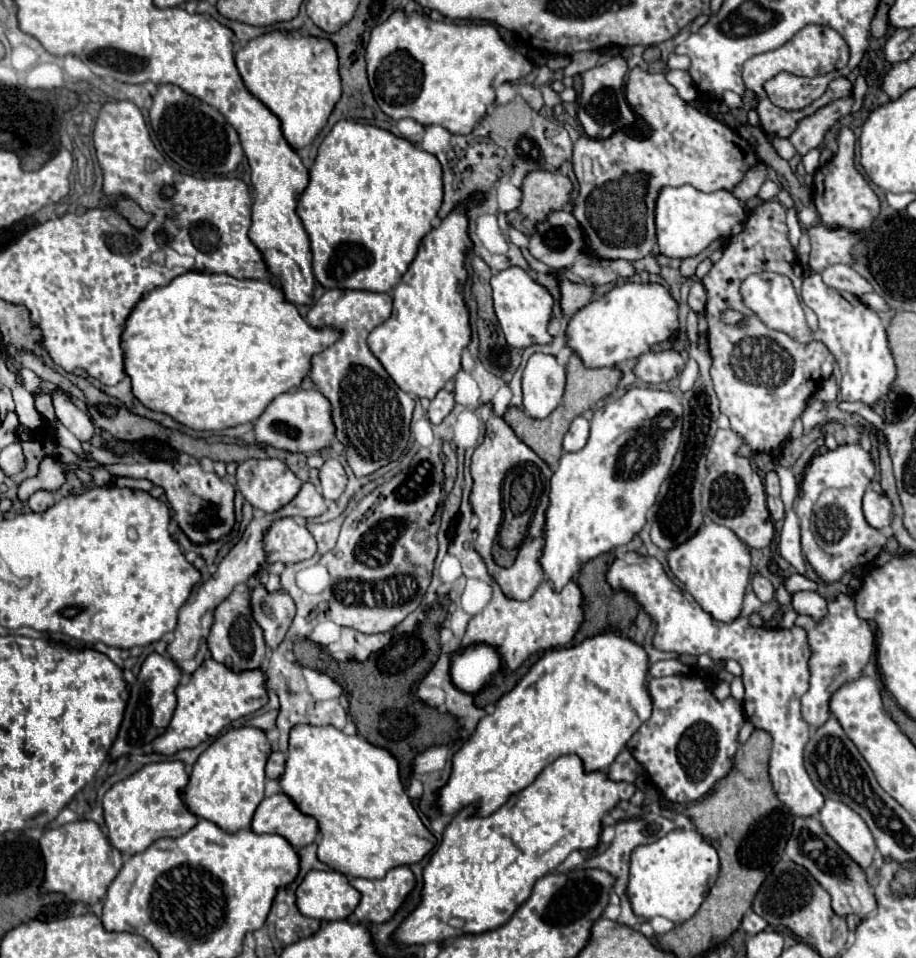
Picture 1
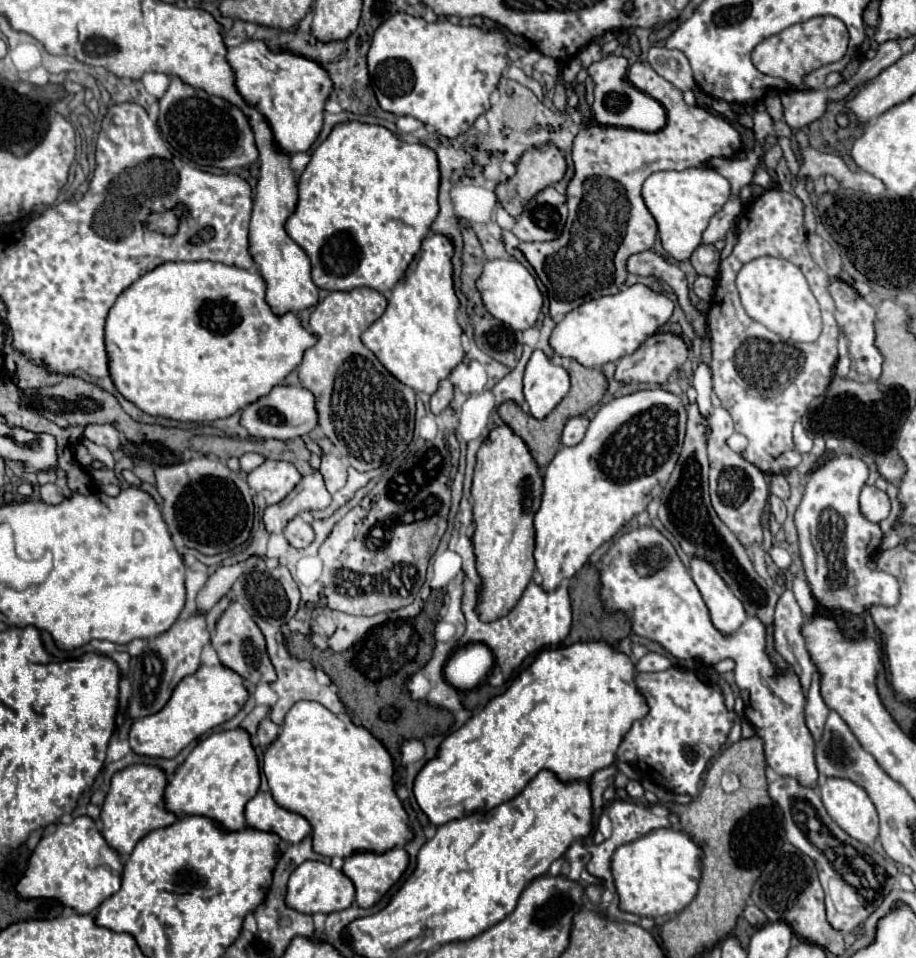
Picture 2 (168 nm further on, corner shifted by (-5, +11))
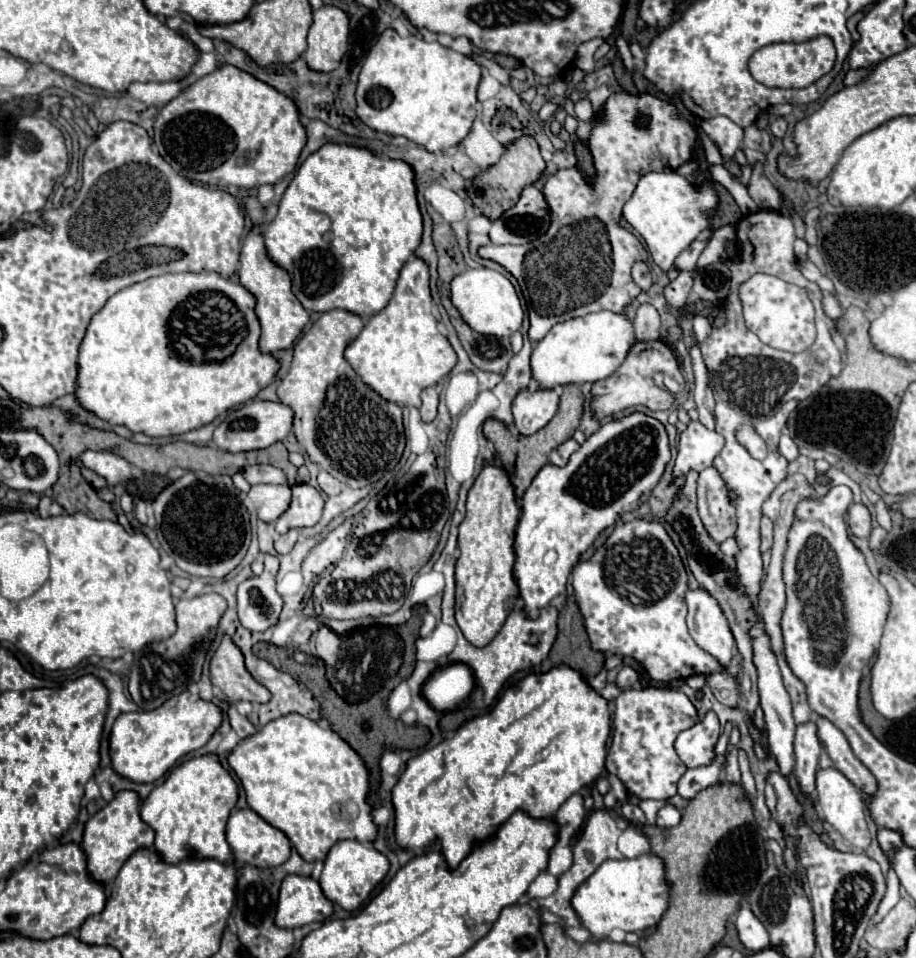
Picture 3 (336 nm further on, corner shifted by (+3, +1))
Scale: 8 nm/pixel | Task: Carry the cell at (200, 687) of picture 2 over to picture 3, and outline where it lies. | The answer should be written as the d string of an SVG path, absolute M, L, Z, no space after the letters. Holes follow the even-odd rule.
M182 692L160 708L150 712L134 712L118 716L112 732L110 732L110 758L112 768L122 778L130 778L132 782L146 784L162 778L182 756L192 750L202 748L210 736L218 730L222 720L220 710L212 702L196 700L190 702L188 692Z

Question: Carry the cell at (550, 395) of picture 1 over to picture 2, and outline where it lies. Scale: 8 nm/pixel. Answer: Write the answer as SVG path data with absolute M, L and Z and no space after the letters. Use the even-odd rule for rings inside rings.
M534 350L524 372L524 396L534 418L548 416L568 394L570 374L554 364L542 350Z

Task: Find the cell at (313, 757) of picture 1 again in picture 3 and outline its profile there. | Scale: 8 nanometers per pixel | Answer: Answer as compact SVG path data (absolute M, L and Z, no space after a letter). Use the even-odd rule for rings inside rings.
M286 714L240 740L228 754L228 764L244 786L248 806L284 832L304 860L324 860L338 840L368 844L376 838L368 804L368 770L332 728L322 728L300 714Z

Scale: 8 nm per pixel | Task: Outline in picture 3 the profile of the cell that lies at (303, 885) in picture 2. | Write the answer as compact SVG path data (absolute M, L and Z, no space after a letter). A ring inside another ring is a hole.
M286 876L280 888L276 926L298 928L318 924L330 918L332 902L322 894L322 888L312 878Z

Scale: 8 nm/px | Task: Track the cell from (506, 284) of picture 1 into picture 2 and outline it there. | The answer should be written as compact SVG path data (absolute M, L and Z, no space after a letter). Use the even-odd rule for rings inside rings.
M488 260L476 286L482 292L482 300L488 312L510 328L526 330L538 322L544 306L544 294L536 286L536 280L528 272L528 268L522 266L518 260Z

